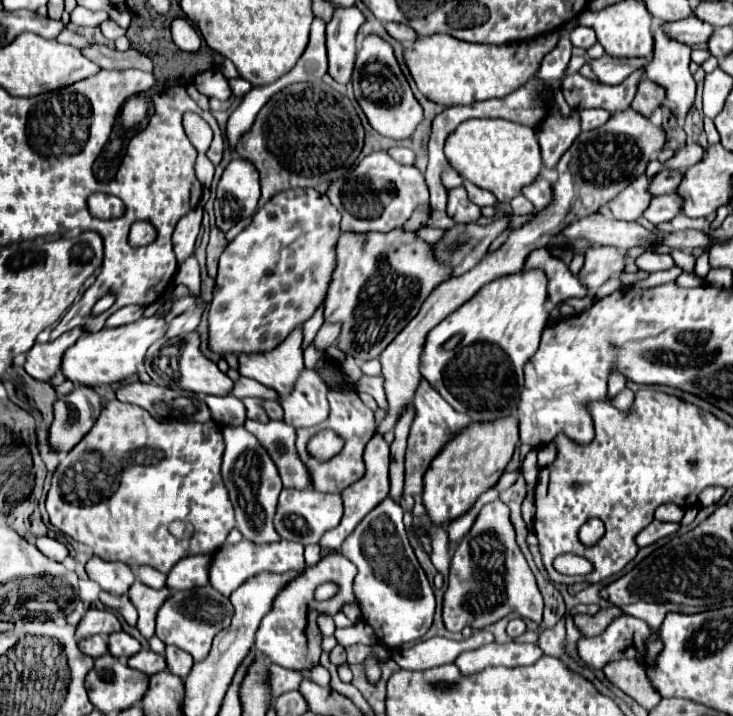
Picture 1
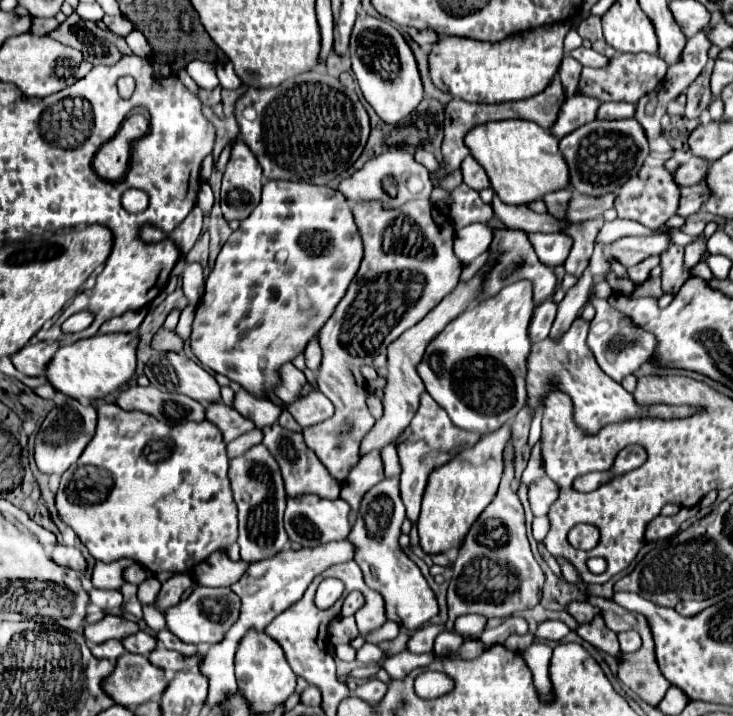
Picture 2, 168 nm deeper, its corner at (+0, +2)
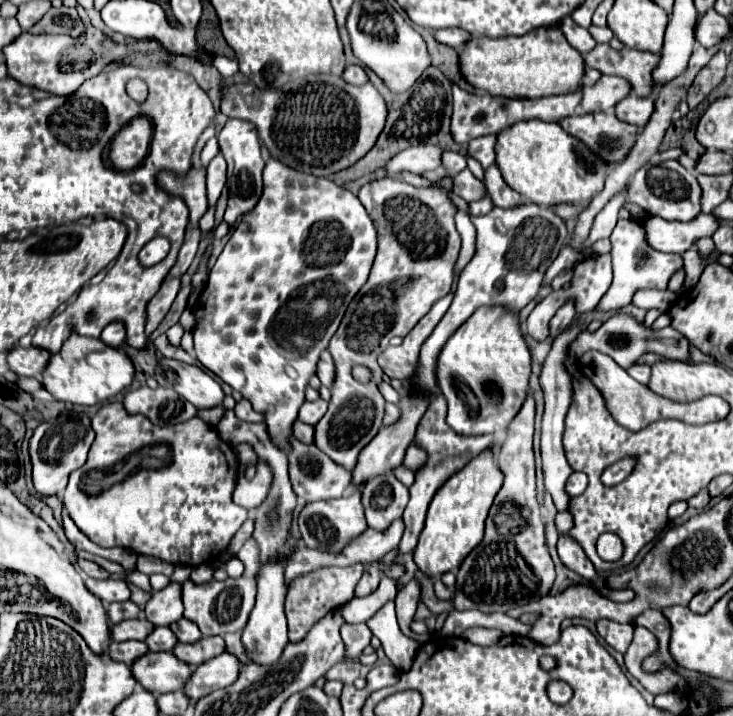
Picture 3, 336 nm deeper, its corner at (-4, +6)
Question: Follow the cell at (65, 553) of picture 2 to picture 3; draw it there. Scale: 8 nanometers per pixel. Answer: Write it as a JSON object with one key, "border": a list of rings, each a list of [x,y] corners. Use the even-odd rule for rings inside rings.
{"border":[[[78,560],[78,564],[80,564],[80,568],[82,568],[88,576],[92,576],[92,578],[98,578],[98,580],[106,580],[106,578],[110,578],[110,572],[106,572],[104,568],[100,568],[100,566],[94,564],[94,562]]]}

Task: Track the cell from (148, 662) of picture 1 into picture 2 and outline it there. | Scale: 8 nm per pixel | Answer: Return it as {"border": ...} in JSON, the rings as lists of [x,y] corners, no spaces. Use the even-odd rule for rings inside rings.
{"border":[[[156,648],[154,652],[150,652],[148,656],[150,664],[162,668],[166,674],[174,674],[174,672],[180,672],[180,670],[198,670],[198,664],[200,664],[200,654],[198,656],[182,656],[174,650],[166,650],[166,648]]]}

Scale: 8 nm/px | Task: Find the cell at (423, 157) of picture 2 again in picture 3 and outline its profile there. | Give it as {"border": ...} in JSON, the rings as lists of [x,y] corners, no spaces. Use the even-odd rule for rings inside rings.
{"border":[[[444,152],[442,156],[442,164],[450,174],[458,174],[466,168],[466,156],[456,154],[456,152]]]}

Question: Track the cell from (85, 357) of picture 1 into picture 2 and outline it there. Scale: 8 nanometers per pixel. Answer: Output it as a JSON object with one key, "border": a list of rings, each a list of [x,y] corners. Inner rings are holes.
{"border":[[[112,332],[112,334],[96,334],[92,338],[78,340],[70,346],[60,346],[58,352],[46,366],[48,382],[62,394],[82,400],[98,400],[106,398],[122,384],[126,384],[136,370],[136,348],[138,348],[138,332]]]}

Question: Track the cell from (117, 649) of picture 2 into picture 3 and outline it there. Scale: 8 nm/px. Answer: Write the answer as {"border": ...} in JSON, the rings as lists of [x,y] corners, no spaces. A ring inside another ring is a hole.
{"border":[[[112,642],[108,656],[112,660],[124,662],[124,664],[134,664],[134,660],[138,660],[138,656],[144,656],[148,652],[144,642]]]}

